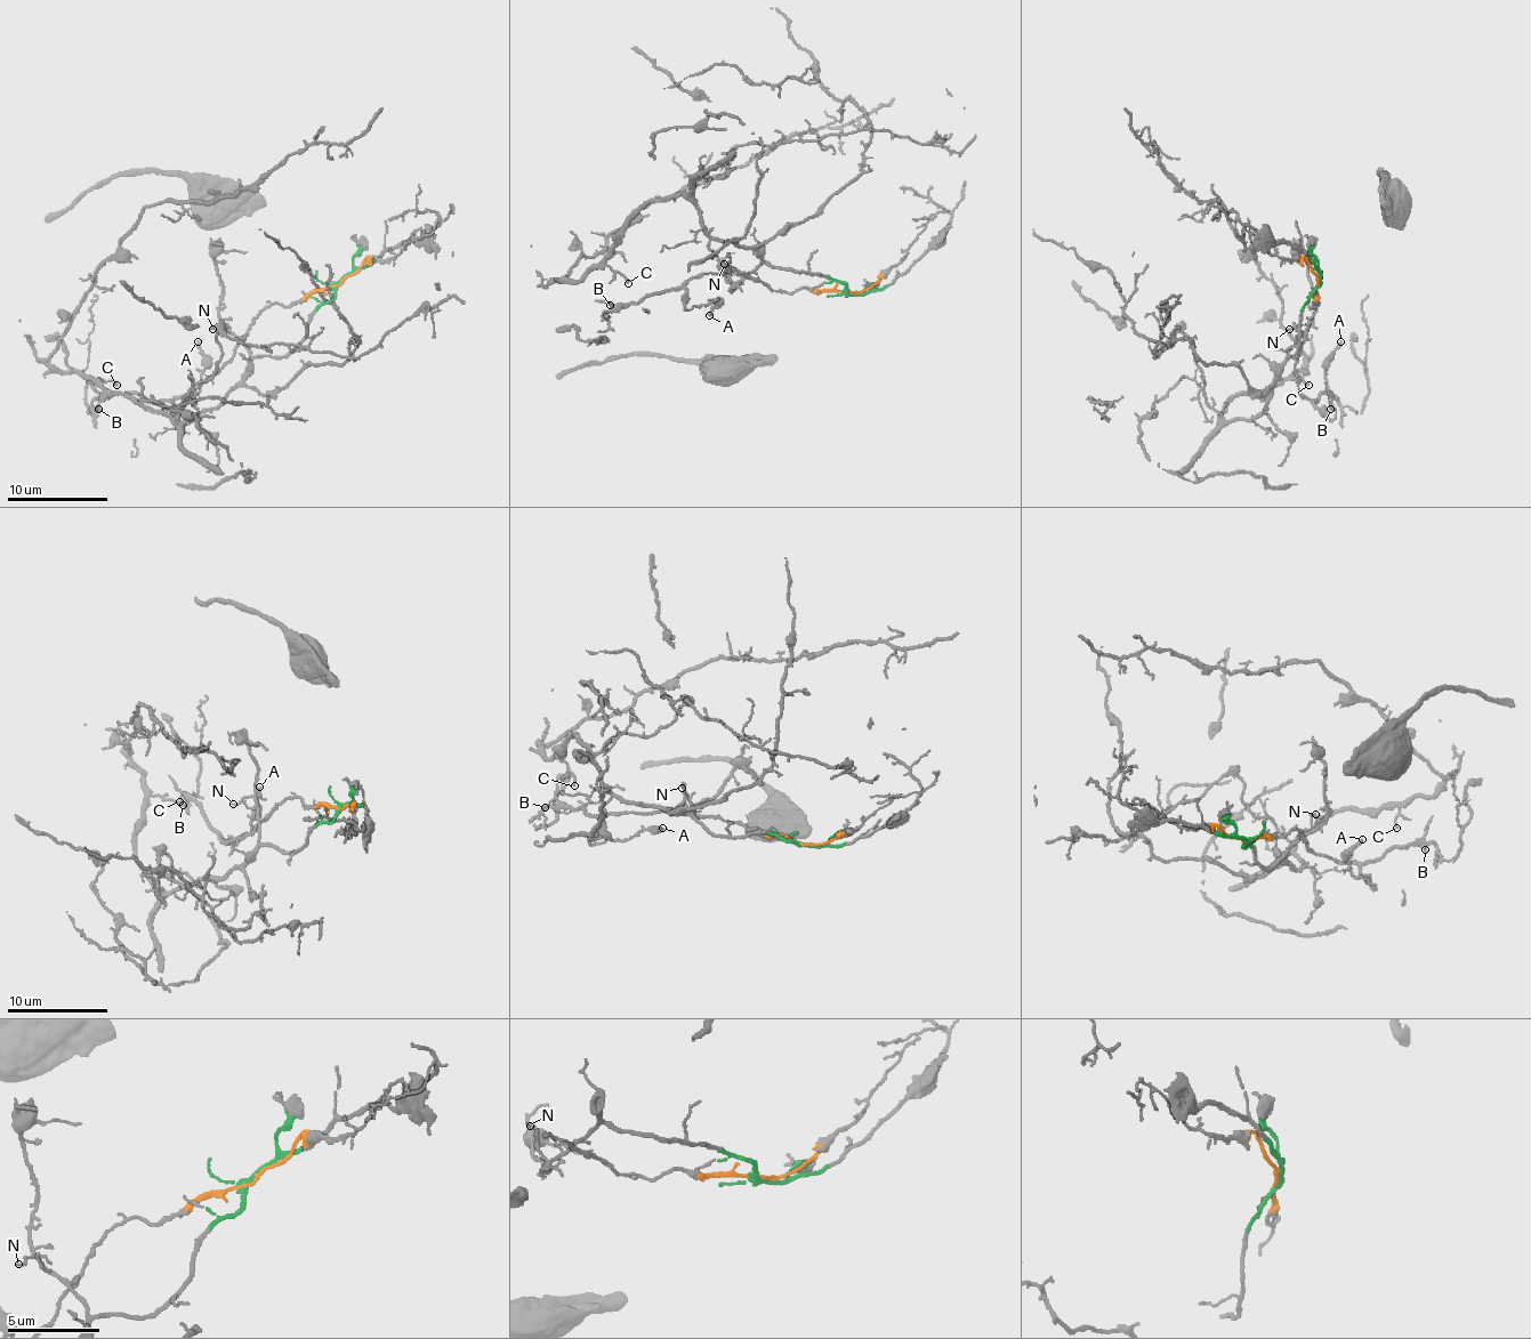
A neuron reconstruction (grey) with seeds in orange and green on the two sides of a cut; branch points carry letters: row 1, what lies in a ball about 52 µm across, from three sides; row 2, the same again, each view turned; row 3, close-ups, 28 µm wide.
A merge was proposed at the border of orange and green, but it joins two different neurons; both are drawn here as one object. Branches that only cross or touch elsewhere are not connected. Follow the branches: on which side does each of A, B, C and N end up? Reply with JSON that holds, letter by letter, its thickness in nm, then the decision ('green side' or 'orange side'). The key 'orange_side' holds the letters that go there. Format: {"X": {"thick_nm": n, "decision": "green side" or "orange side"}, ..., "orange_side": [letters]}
{"A": {"thick_nm": 200, "decision": "orange side"}, "B": {"thick_nm": 120, "decision": "orange side"}, "C": {"thick_nm": 120, "decision": "green side"}, "N": {"thick_nm": 110, "decision": "green side"}, "orange_side": ["A", "B"]}

